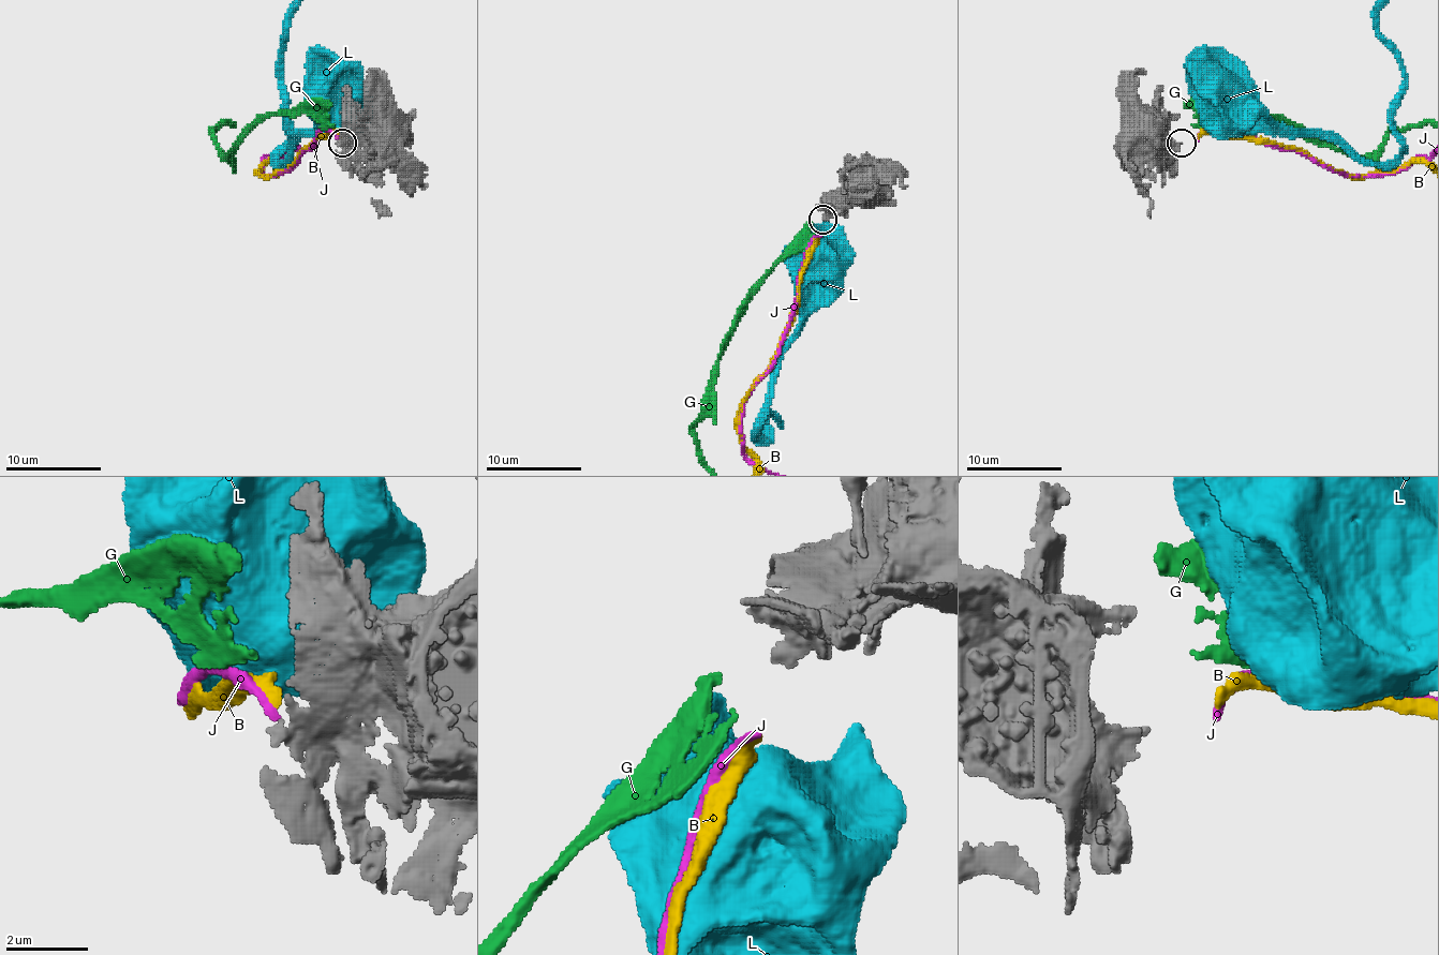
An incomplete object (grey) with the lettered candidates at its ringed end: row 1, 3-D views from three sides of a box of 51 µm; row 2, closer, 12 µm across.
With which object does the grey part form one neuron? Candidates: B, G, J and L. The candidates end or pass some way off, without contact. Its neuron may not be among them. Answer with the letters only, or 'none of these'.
G

